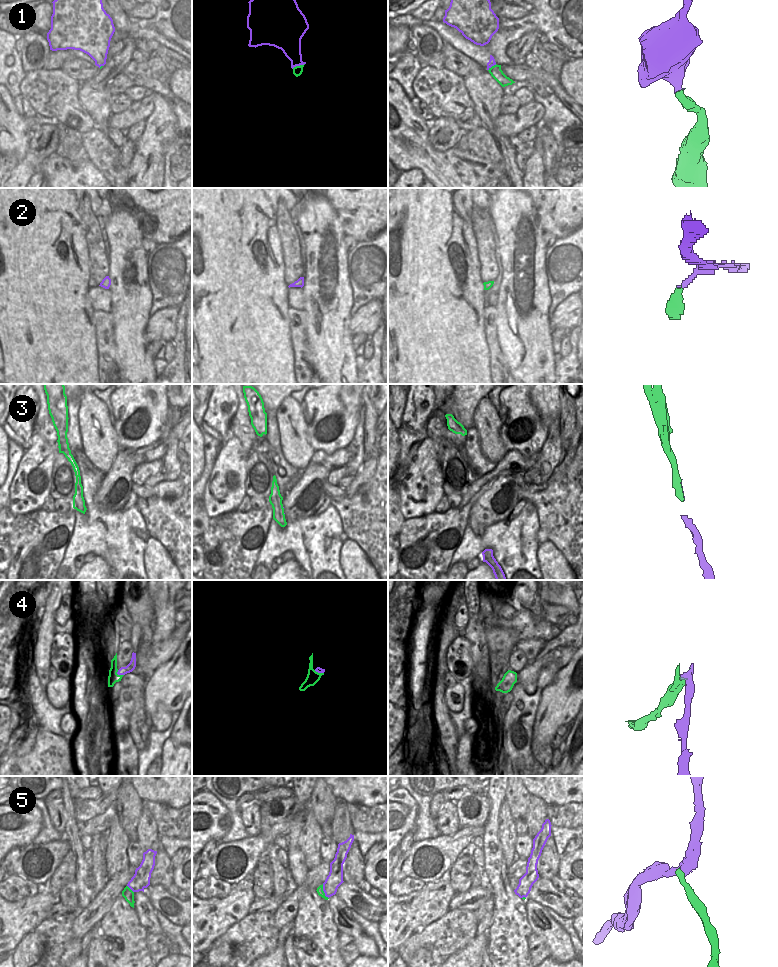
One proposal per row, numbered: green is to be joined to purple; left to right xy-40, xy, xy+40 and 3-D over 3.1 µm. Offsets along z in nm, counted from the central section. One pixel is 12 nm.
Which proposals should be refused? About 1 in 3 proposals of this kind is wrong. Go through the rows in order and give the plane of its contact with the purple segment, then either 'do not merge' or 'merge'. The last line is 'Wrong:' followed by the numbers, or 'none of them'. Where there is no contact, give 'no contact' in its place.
1: contact in xy; merge
2: no contact; merge
3: no contact; merge
4: contact in xy-40; do not merge
5: contact in xy; do not merge
Wrong: 4, 5

